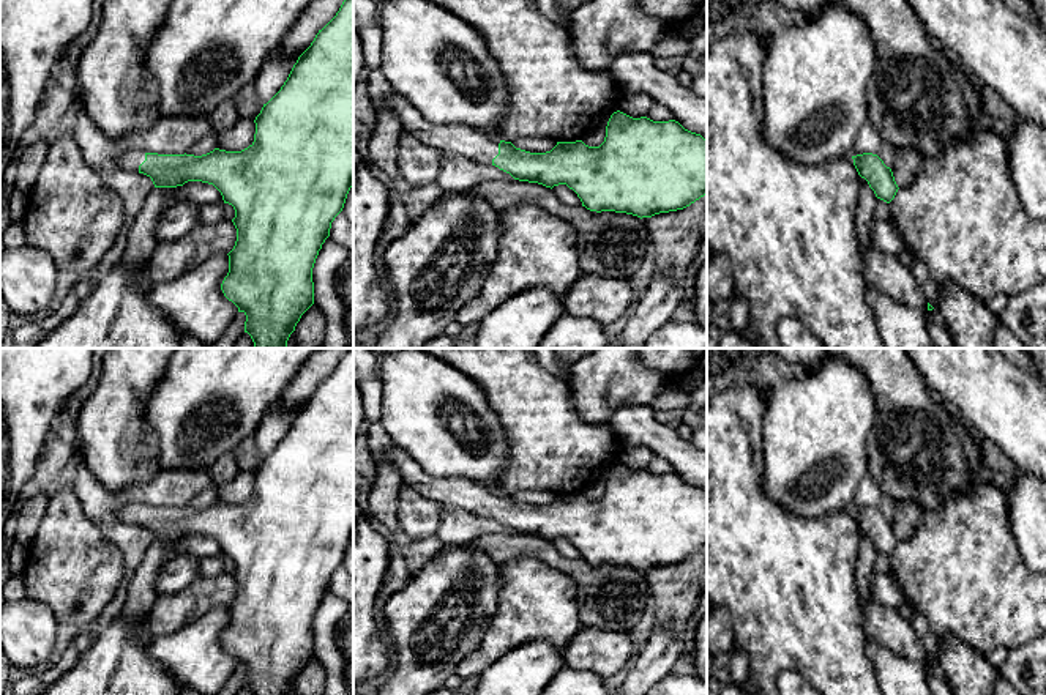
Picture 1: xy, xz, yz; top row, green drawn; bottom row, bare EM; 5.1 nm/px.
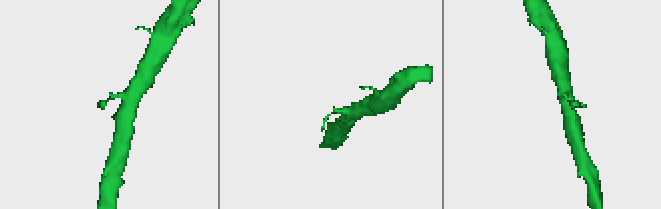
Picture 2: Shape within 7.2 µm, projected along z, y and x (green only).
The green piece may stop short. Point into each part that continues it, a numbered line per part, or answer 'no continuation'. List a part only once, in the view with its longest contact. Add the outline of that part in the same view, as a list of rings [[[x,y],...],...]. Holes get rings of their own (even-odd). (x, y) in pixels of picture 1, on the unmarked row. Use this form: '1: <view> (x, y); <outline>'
1: xz (453, 492); [[[391,446],[383,452],[385,462],[393,465],[402,484],[412,487],[424,498],[442,503],[445,507],[456,507],[473,512],[481,517],[492,517],[499,507],[500,493],[464,478],[435,478],[428,474],[410,455],[399,446]]]

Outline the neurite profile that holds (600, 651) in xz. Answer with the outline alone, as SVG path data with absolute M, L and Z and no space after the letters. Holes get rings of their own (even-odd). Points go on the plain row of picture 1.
M582 626L563 651L565 665L606 679L629 659L633 645L628 632Z

